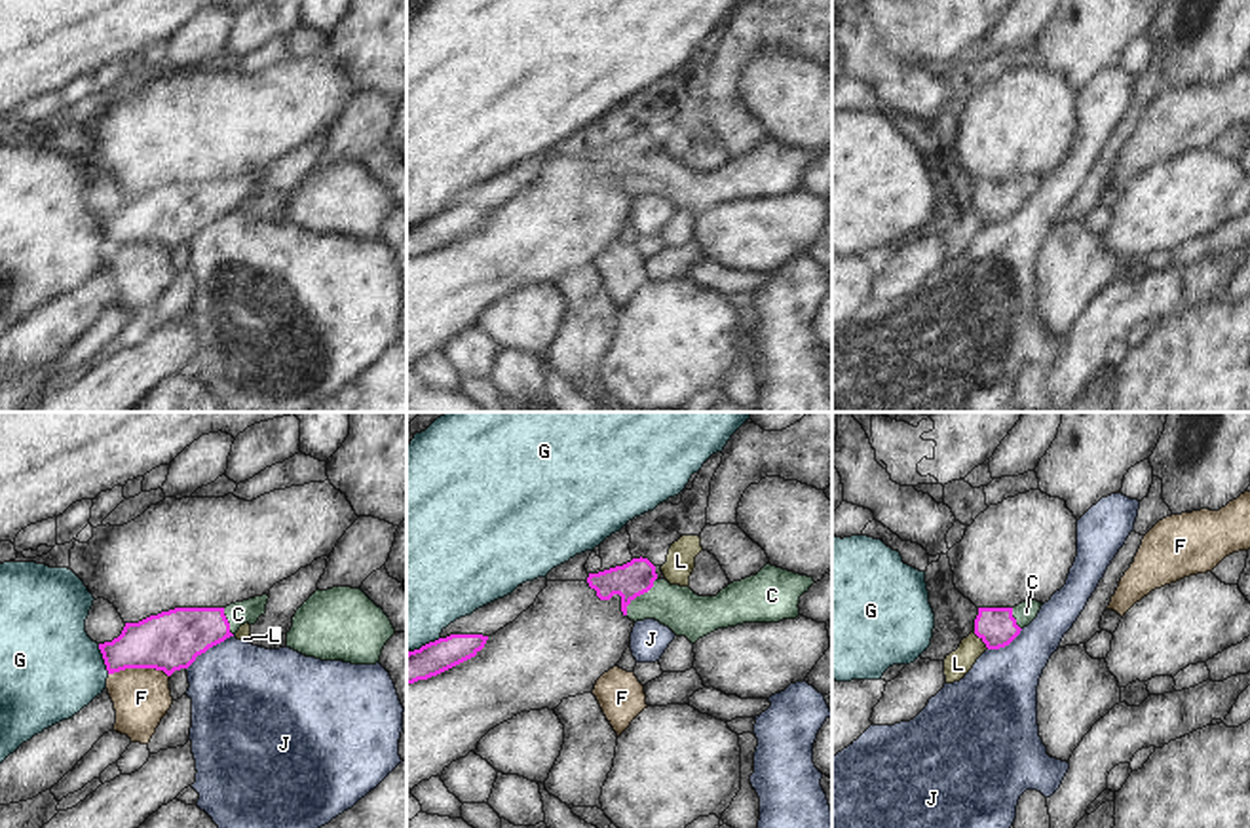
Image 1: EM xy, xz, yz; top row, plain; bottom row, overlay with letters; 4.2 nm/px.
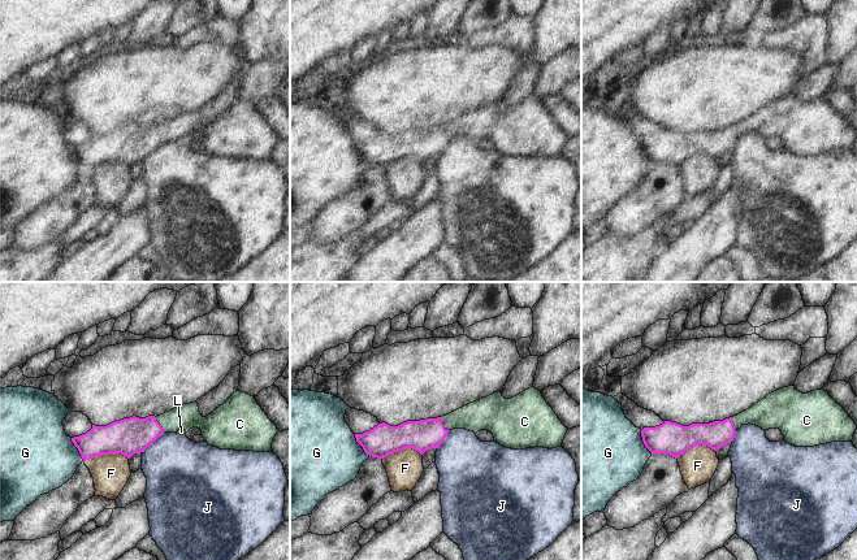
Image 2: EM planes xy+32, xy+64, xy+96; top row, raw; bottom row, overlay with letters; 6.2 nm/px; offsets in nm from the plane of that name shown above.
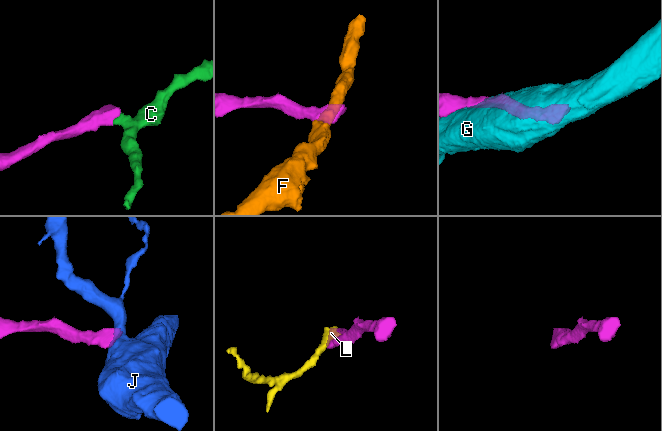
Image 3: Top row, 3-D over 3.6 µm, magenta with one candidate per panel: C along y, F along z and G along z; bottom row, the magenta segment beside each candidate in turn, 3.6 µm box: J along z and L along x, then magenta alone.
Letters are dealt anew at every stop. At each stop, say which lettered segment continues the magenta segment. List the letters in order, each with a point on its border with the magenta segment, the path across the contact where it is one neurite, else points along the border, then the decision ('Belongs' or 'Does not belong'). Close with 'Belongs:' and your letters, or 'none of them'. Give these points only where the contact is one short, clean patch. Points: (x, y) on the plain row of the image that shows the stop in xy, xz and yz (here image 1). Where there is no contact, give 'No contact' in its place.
C: Touches magenta at xz (639, 169). Path across: xz (635, 152), (639, 169), (658, 173), (686, 188). Belongs
F: Touches magenta at xy (139, 242). Does not belong
G: Touches magenta at xy (103, 232). Does not belong
J: Touches magenta at xy (209, 221). Boundary: xy (234, 209), (209, 221), (187, 244). Does not belong
L: Touches magenta at yz (983, 215). Boundary: yz (973, 206), (988, 223). Does not belong
Belongs: C.

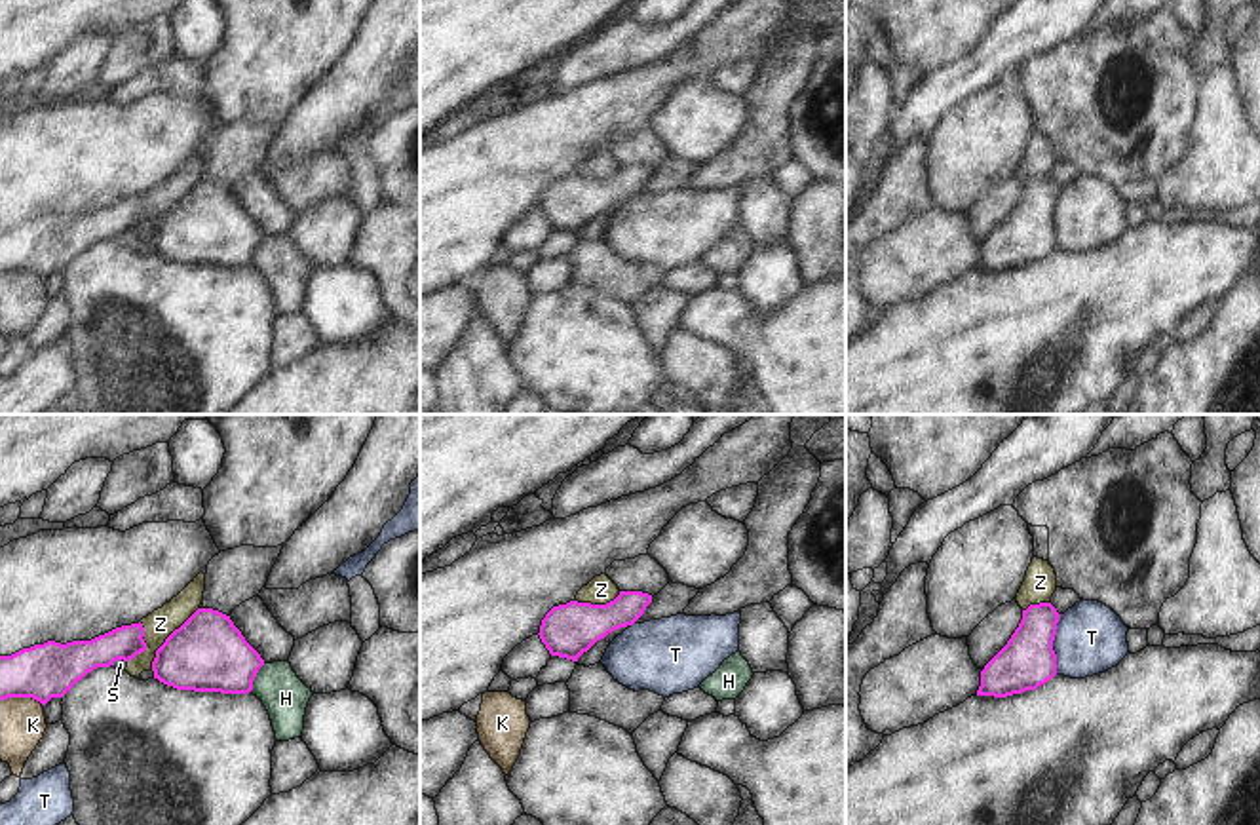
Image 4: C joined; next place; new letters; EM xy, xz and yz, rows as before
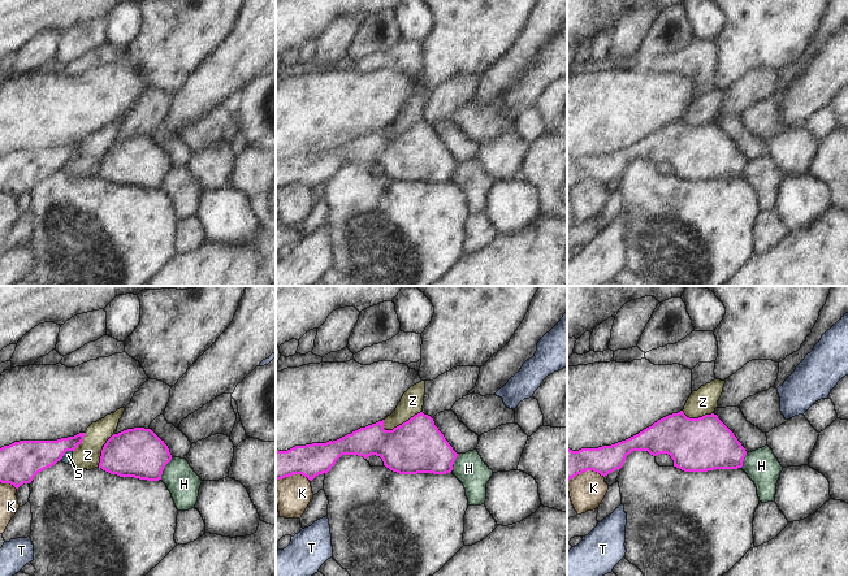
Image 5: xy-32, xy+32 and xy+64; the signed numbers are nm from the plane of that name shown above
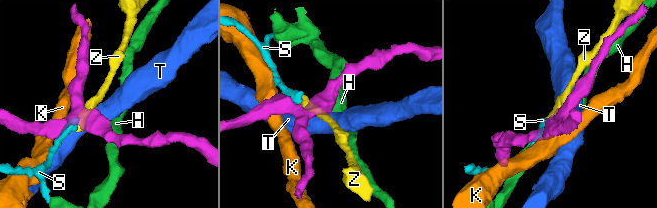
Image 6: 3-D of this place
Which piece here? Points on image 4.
H: Touches magenta at xy (255, 249). Does not belong
K: Touches magenta at xy (21, 270). Does not belong
S: Touches magenta at xy (118, 232). Boundary: xy (126, 234), (118, 234), (113, 240). Does not belong
T: Touches magenta at yz (1051, 219). Does not belong
Z: Touches magenta at xy (166, 213). Boundary: xy (198, 181), (156, 225), (151, 244). Does not belong
Belongs: none of them.

